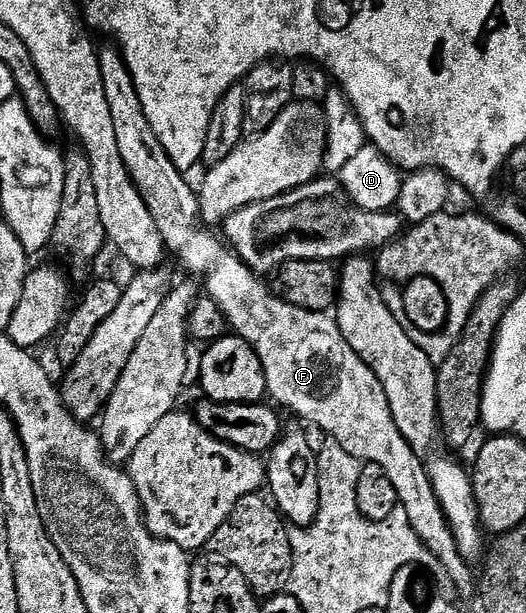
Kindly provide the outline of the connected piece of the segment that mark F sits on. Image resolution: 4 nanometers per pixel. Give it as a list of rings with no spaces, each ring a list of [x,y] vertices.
[[[111,47],[98,53],[98,65],[100,75],[103,79],[104,96],[108,101],[109,114],[112,115],[113,130],[116,131],[117,146],[120,149],[120,159],[124,161],[124,167],[130,172],[134,185],[138,188],[140,195],[151,212],[152,220],[156,223],[156,231],[163,237],[165,248],[178,256],[178,261],[190,273],[202,276],[206,280],[205,296],[210,297],[218,304],[220,311],[226,318],[227,326],[242,340],[247,341],[252,351],[260,359],[260,367],[264,371],[267,394],[275,397],[286,409],[291,409],[298,417],[311,421],[318,429],[323,429],[329,440],[340,443],[348,455],[356,460],[376,467],[384,467],[384,475],[396,487],[398,503],[407,512],[408,521],[413,531],[421,539],[424,547],[428,549],[440,561],[444,570],[450,576],[451,586],[459,589],[464,596],[475,596],[476,573],[471,566],[460,555],[456,547],[456,539],[452,535],[450,526],[446,524],[446,517],[442,514],[440,503],[434,494],[434,488],[430,483],[430,474],[427,466],[422,465],[423,458],[412,446],[400,435],[396,423],[392,419],[392,413],[388,407],[387,396],[384,389],[380,387],[380,379],[352,351],[350,344],[344,339],[344,335],[338,329],[338,322],[329,312],[313,313],[300,307],[292,307],[286,301],[281,301],[274,296],[269,288],[261,285],[254,270],[249,269],[242,260],[236,256],[221,240],[217,241],[209,233],[207,226],[200,222],[198,211],[198,194],[195,186],[186,182],[187,174],[174,166],[163,151],[161,143],[156,139],[152,127],[144,115],[144,109],[134,89],[134,80],[130,74],[130,68],[122,58],[117,48]]]

